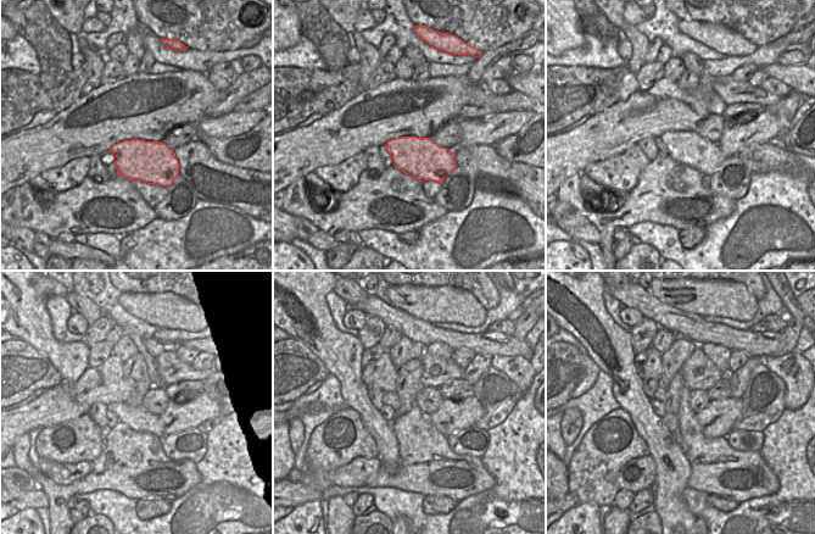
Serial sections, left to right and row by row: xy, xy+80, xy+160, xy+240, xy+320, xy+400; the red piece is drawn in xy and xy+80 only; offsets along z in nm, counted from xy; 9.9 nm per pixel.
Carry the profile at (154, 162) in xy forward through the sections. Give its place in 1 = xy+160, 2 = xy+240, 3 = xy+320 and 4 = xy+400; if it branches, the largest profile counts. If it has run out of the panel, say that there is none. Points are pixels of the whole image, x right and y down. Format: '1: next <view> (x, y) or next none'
1: next xy+160 (686, 148)
2: next xy+240 (137, 418)
3: next xy+320 (390, 398)
4: next xy+400 (660, 393)

